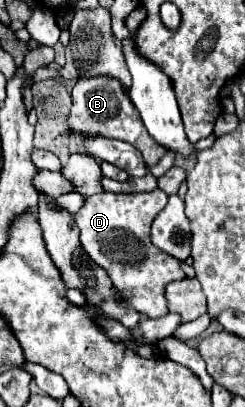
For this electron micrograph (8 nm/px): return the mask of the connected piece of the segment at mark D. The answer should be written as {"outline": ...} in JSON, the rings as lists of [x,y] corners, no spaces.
{"outline":[[[161,189],[151,193],[99,193],[85,199],[85,205],[75,213],[79,241],[83,251],[107,271],[115,289],[123,299],[147,317],[167,315],[165,285],[185,277],[181,261],[159,251],[149,239],[149,227],[157,213],[167,205],[167,195]]]}

